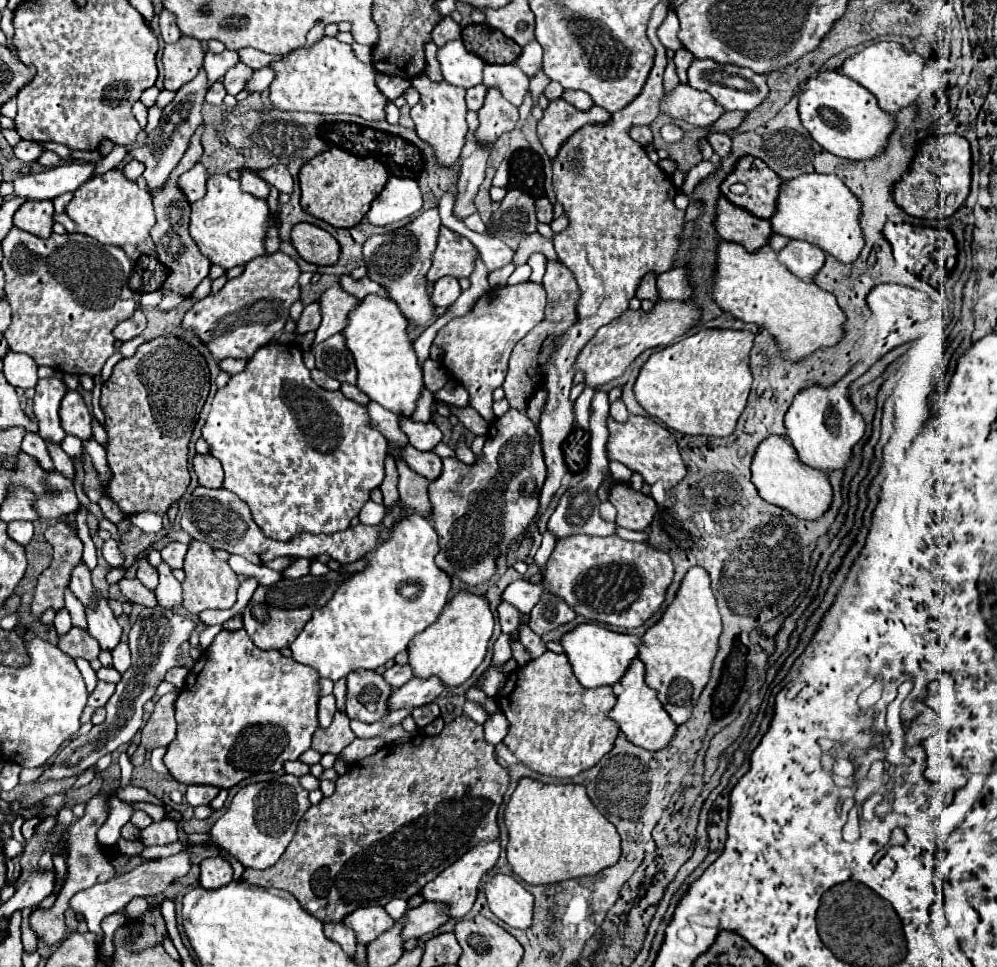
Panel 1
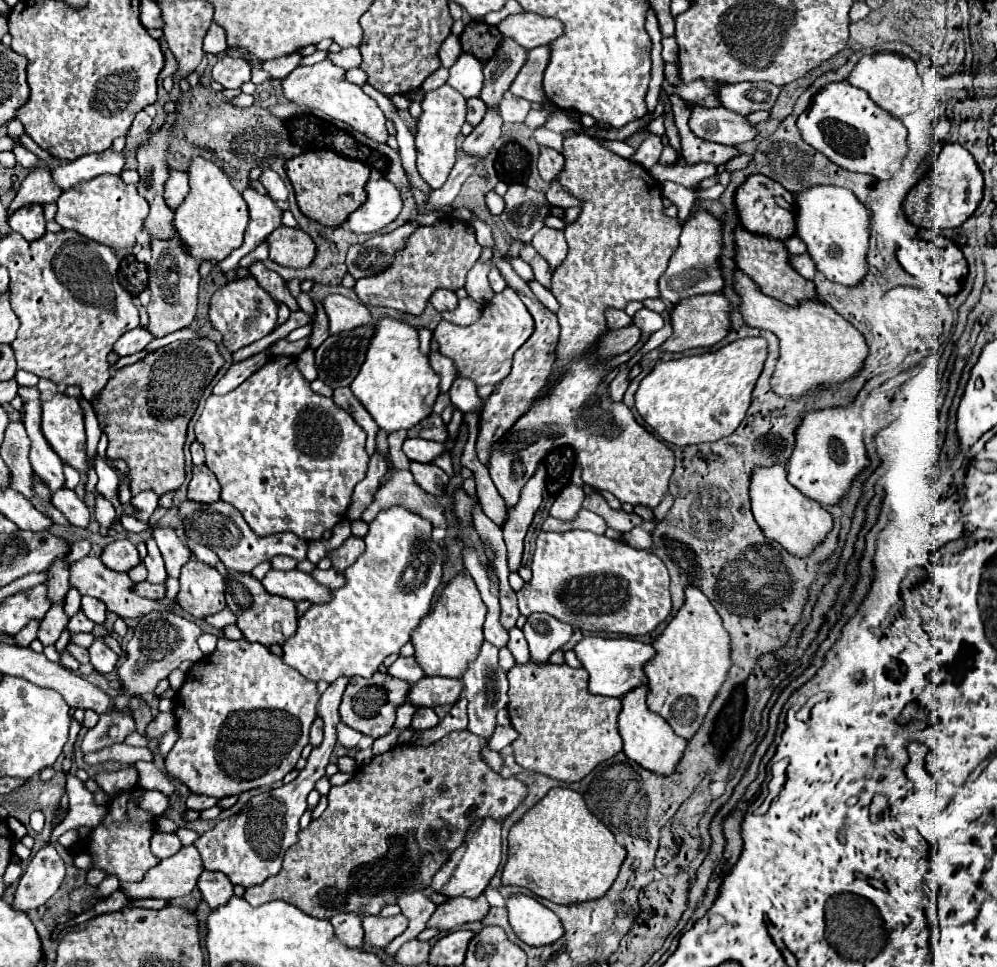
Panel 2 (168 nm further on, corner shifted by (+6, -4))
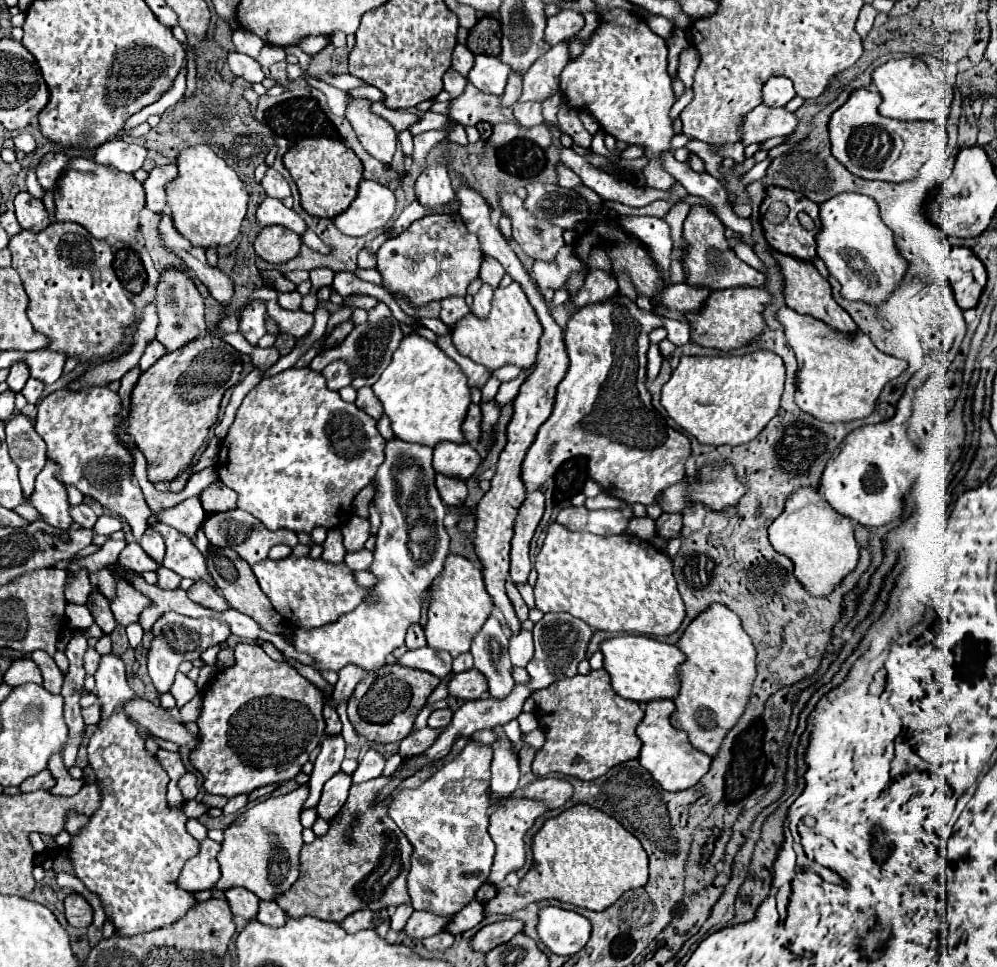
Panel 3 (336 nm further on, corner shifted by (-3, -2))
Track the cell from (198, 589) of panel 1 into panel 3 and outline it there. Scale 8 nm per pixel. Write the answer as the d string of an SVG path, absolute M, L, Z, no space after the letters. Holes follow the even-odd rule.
M204 579L194 581L194 585L188 589L188 597L204 607L210 607L214 611L224 611L228 607L228 601L218 593L218 589L214 585L210 585Z

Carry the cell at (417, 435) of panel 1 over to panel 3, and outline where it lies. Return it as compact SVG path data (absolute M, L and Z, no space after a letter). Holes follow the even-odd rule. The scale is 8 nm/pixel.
M442 441L432 447L432 467L438 473L468 479L480 465L478 453L466 443Z

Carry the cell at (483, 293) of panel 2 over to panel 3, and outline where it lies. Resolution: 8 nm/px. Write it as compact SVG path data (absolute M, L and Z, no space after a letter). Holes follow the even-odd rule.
M484 283L480 287L480 291L474 295L474 305L472 305L472 313L478 315L478 317L484 317L490 307L492 307L492 295L494 295L494 287Z

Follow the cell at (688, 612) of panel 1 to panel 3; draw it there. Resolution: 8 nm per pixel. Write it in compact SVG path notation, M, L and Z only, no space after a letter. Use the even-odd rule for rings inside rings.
M712 603L692 619L676 647L686 655L686 661L678 669L680 693L674 697L676 711L670 715L670 723L686 731L694 747L714 757L722 737L746 707L756 677L754 645L734 611L722 603Z

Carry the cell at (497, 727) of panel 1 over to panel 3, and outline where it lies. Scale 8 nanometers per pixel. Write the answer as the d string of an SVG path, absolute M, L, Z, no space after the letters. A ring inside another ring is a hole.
M534 729L530 733L522 733L522 743L530 745L534 749L540 749L544 745L544 733L540 729Z

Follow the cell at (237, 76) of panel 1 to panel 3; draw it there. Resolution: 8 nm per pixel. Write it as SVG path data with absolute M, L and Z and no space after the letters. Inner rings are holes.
M234 55L230 61L230 67L236 77L246 79L248 83L260 83L264 79L264 71L260 69L258 61L254 61L248 55Z

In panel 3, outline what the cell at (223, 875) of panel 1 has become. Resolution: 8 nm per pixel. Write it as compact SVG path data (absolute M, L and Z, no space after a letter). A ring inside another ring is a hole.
M232 887L224 891L224 897L232 909L234 915L248 919L254 919L258 913L258 897L254 897L254 893L250 893L244 887Z

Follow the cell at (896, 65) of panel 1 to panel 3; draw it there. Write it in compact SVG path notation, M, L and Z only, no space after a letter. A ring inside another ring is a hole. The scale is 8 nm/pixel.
M902 57L882 63L872 73L872 85L876 85L884 99L880 113L886 117L902 121L930 121L938 126L940 121L946 121L950 115L952 87L932 77L926 63L918 57Z

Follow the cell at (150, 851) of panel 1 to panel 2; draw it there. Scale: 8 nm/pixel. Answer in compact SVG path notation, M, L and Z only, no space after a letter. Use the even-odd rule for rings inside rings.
M337 679L319 697L317 715L325 723L325 727L323 727L325 739L317 749L311 751L309 761L307 761L305 769L299 773L299 777L289 785L281 785L277 789L255 795L245 805L245 809L241 813L219 821L211 831L203 833L195 841L195 847L201 853L205 869L221 871L223 875L227 875L227 879L233 885L241 885L245 889L261 885L267 877L273 877L273 875L277 875L281 871L285 851L291 845L297 843L299 819L307 809L307 795L313 791L315 783L325 775L329 755L331 755L331 751L333 751L333 747L337 743L335 727L341 721L339 719L339 703L341 703L341 697L343 697L343 691L345 691L347 683L349 683L349 679Z

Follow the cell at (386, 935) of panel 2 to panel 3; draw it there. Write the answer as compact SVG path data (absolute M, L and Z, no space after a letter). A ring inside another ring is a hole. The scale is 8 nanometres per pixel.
M414 911L410 915L410 919L406 921L402 931L410 939L414 939L414 937L416 939L424 939L424 937L440 933L448 921L450 921L450 917L438 917L438 915L428 913L428 911Z

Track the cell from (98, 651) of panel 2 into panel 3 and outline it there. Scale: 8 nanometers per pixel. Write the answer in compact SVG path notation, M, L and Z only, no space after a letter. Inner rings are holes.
M114 653L102 655L94 679L96 697L100 699L102 707L102 721L98 723L98 731L90 737L88 759L92 769L96 771L98 787L102 789L102 805L90 817L90 823L78 835L72 835L68 857L74 865L74 875L78 875L78 879L82 879L92 893L98 893L102 897L106 917L114 921L116 931L122 931L128 937L130 933L174 923L182 913L186 913L186 909L190 909L190 905L196 903L194 895L174 887L174 879L178 879L184 861L198 853L198 841L186 831L186 815L182 813L182 809L168 807L168 773L160 767L154 755L146 753L144 739L138 737L136 725L130 723L126 713L122 711L124 701L136 697L128 687L122 657Z

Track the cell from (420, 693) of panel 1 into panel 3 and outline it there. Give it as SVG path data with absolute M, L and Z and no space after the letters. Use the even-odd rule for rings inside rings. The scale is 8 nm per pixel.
M478 669L456 673L448 681L448 695L460 701L480 699L486 695L486 681L482 679L482 673L478 673Z

